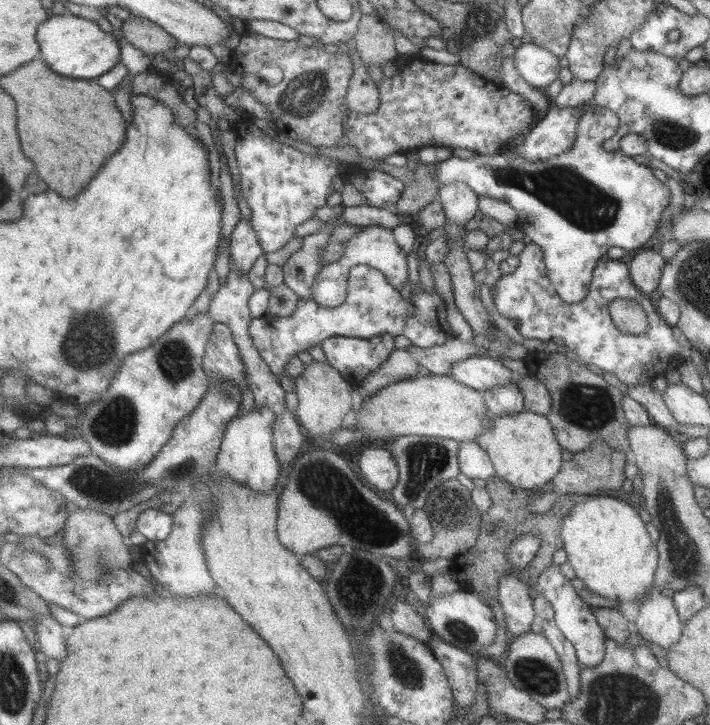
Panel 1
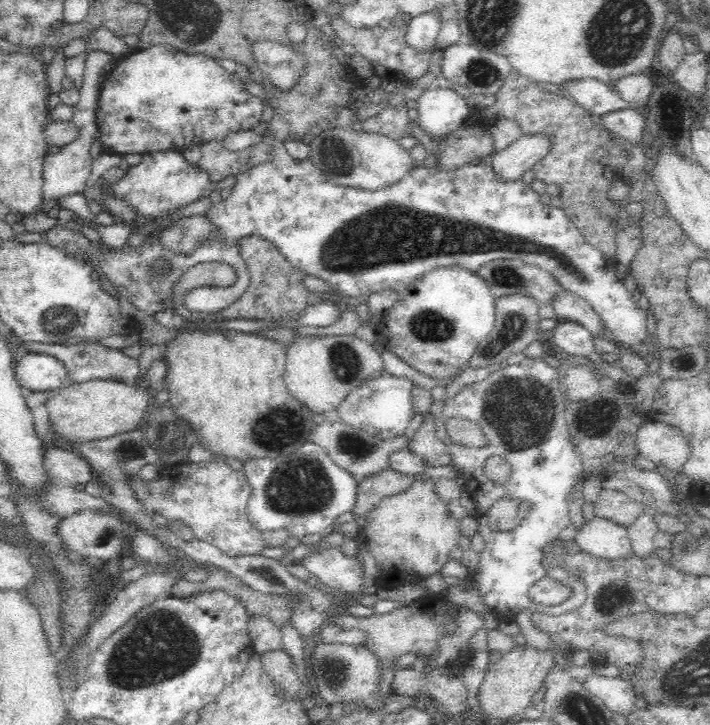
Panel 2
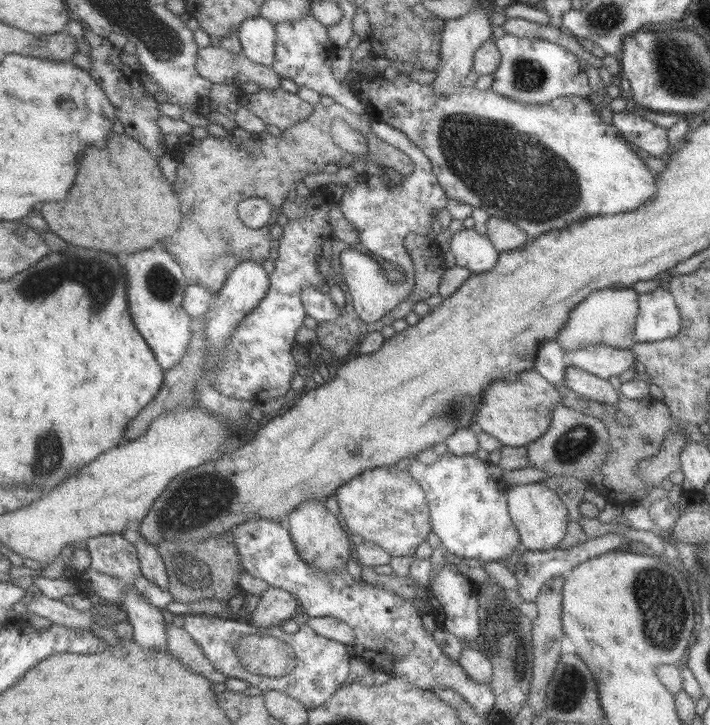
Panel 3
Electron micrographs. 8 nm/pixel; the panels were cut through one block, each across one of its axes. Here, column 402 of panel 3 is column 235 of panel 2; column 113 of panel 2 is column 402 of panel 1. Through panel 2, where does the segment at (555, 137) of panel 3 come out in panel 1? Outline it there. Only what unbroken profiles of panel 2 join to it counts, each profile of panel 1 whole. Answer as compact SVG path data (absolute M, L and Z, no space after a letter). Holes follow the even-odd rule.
M415 58L395 78L385 78L379 90L383 100L379 112L377 114L351 112L351 116L345 122L345 128L347 128L345 138L335 144L337 150L345 150L345 146L351 146L359 152L361 160L367 158L379 164L387 162L387 156L409 154L425 146L467 148L473 154L495 154L501 150L501 146L507 146L511 138L515 138L523 128L527 128L535 120L535 110L531 108L529 100L503 88L501 84L483 80L471 68L465 68L459 64L445 66L445 64L435 64L423 58Z

